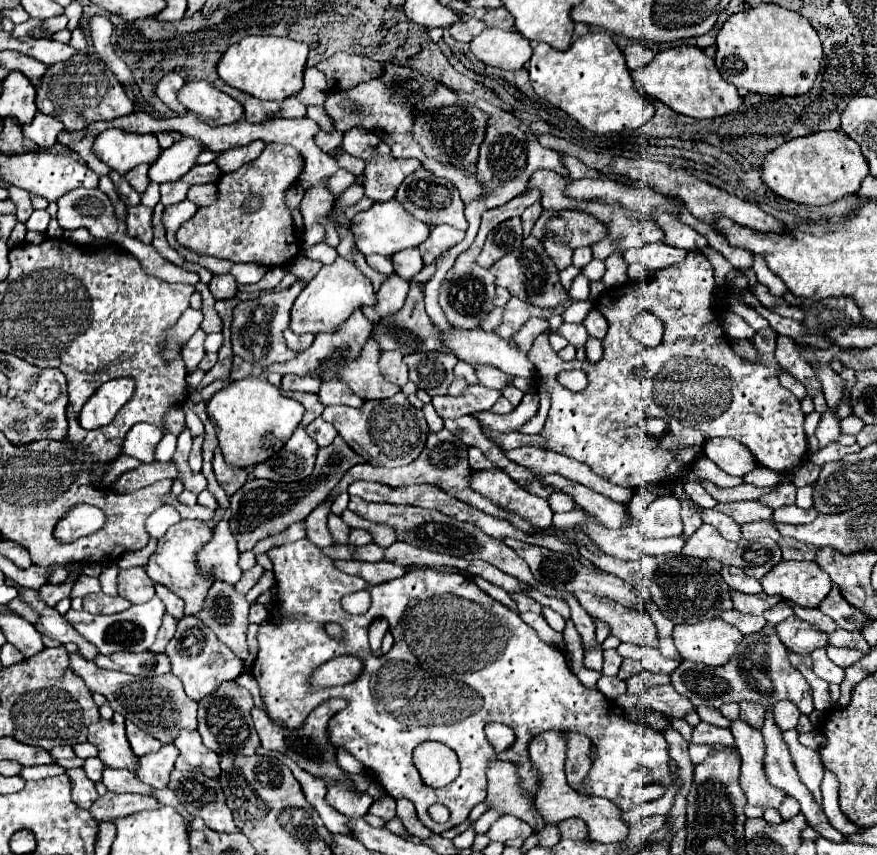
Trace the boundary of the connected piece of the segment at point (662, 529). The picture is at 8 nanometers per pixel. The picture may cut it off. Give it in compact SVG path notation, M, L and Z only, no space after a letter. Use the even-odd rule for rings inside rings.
M673 494L655 498L639 522L639 534L643 538L679 536L681 532L683 532L681 504Z

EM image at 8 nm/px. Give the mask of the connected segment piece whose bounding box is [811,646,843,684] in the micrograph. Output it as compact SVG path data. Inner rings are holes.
M826 646L818 648L811 654L811 658L813 658L813 672L815 672L815 676L819 676L819 678L825 680L825 682L841 684L841 682L843 682L843 668L835 666L835 664L829 660L826 649Z

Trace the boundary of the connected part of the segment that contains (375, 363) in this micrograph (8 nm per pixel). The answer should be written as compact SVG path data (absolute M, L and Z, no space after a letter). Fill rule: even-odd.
M371 338L363 346L363 352L359 360L351 362L345 370L341 380L351 386L351 390L361 396L363 400L377 400L377 398L389 398L399 392L399 386L391 384L379 370L379 358L381 350L379 344Z

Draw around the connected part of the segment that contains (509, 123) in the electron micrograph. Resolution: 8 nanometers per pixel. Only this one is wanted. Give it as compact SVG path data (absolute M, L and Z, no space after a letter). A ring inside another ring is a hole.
M447 86L447 88L453 90L459 98L467 100L469 104L477 106L479 110L483 110L489 116L487 130L485 130L485 140L483 140L481 150L479 150L477 176L479 176L479 180L483 180L487 184L487 188L491 188L491 192L489 192L489 196L483 196L483 200L475 200L475 204L465 206L465 218L469 222L469 228L467 228L467 236L465 236L463 242L465 242L465 246L471 246L477 232L479 232L483 212L487 212L491 208L497 208L497 206L513 200L515 196L519 196L519 192L523 192L523 184L527 184L527 176L531 176L531 172L535 172L535 168L551 168L553 172L561 172L563 176L567 176L567 170L563 170L559 154L555 150L545 148L539 142L539 138L533 134L533 130L527 124L523 124L519 118L515 118L511 112L495 108L487 100L475 98L467 92L455 90L451 86ZM529 146L531 146L531 154L529 154Z

